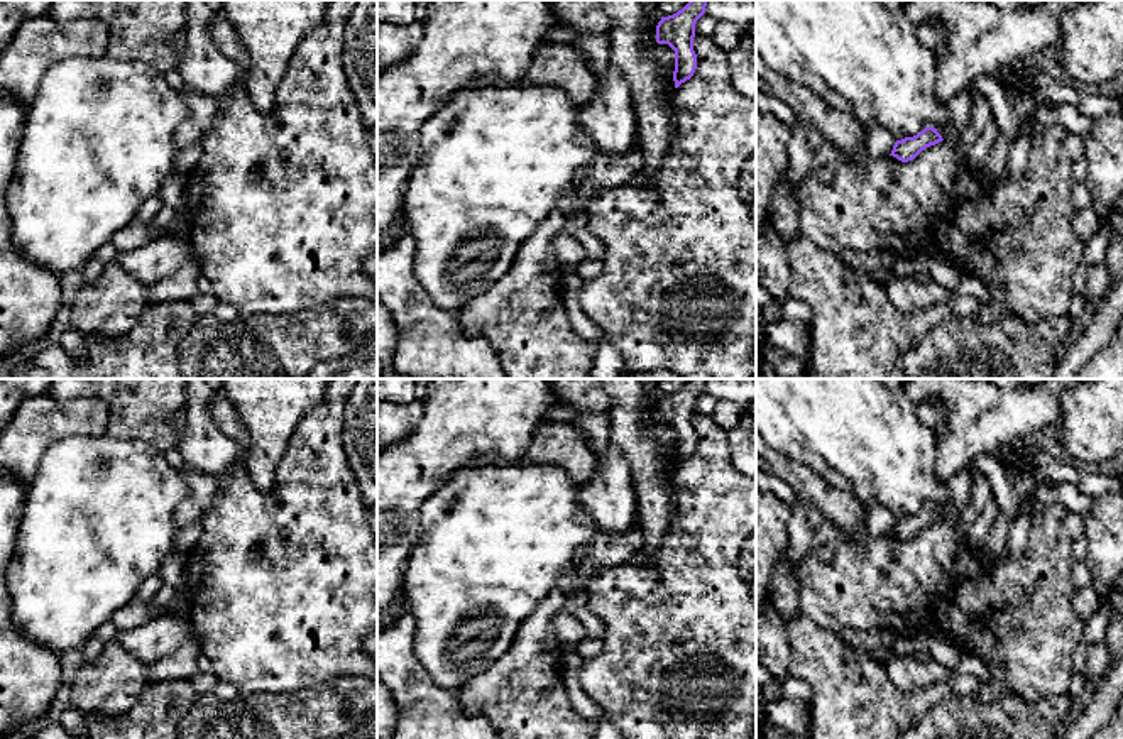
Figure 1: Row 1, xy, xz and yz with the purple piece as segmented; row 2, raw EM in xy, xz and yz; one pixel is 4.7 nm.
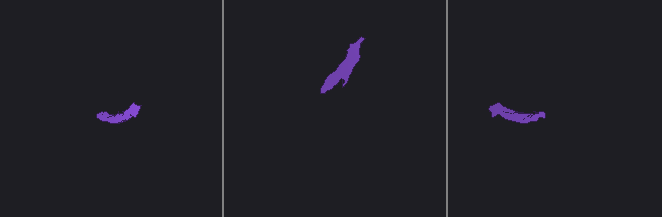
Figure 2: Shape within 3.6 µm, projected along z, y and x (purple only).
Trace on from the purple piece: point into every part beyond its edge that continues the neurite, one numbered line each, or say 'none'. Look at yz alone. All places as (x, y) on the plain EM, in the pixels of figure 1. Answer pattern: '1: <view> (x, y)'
1: yz (959, 487)

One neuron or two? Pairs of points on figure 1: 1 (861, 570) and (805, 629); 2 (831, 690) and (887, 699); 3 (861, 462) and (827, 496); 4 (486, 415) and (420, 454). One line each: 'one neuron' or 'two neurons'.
1: two neurons
2: one neuron
3: two neurons
4: one neuron

